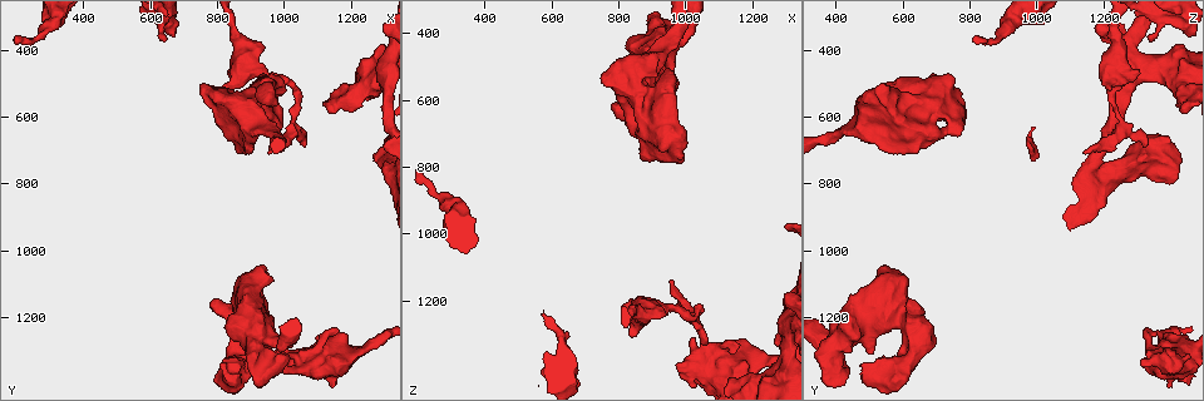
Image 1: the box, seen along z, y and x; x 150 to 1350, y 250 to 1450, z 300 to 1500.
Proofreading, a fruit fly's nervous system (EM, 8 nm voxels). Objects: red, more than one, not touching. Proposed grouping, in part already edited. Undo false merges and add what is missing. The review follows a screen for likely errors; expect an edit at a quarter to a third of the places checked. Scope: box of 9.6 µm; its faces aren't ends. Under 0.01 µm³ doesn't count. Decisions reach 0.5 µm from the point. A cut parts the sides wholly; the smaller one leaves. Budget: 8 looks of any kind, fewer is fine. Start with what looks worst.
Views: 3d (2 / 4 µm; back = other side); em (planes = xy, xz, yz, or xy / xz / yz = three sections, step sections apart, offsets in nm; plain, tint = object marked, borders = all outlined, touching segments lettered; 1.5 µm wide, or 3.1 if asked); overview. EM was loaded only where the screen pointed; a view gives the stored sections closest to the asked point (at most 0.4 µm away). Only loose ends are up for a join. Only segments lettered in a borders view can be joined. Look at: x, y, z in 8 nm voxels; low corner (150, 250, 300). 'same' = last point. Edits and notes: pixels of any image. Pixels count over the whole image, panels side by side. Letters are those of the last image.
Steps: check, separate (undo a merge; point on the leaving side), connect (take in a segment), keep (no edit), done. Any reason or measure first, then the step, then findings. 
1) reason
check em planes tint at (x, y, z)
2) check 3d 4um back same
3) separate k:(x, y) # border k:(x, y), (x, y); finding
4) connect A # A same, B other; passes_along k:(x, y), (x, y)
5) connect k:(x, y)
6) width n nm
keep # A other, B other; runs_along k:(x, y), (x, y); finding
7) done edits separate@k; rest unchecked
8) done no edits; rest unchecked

free end
check 3d 4um at (830, 470, 1300)

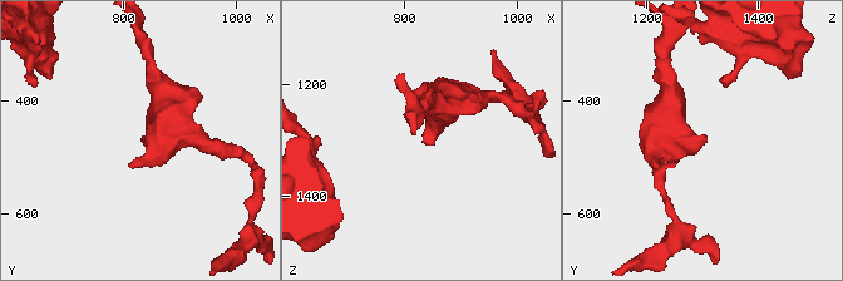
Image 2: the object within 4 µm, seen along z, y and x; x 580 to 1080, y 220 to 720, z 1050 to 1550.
check em planes plain at (840, 460, 1305)

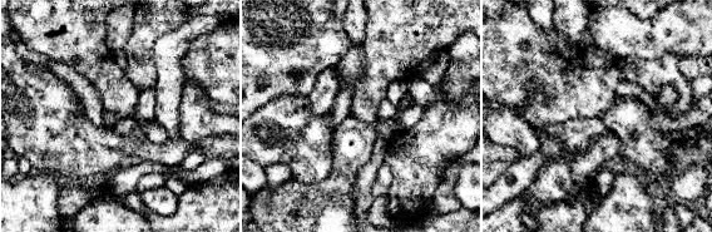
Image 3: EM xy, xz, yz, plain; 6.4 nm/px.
check em planes borders same

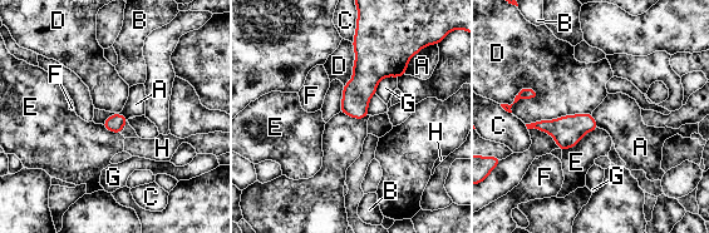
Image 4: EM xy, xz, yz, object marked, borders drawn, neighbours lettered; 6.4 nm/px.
keep # A other, B other, C other, D other, E other, F other, G other, H other; none of them fits

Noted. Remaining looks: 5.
check 3d 2um at (1060, 690, 1320)

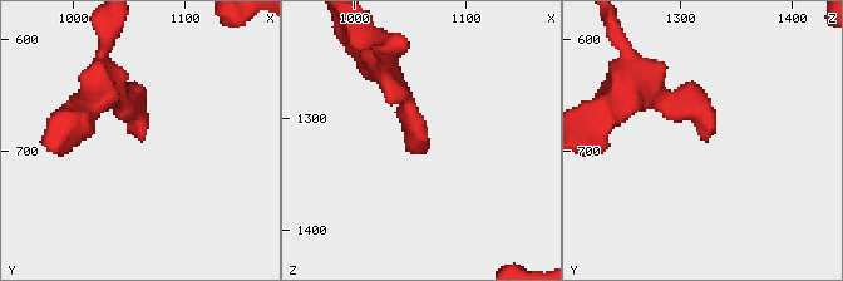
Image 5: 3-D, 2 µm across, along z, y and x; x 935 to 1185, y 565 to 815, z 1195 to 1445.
need the tissue
check em xz step 4 tint at (1060, 690, 1324)

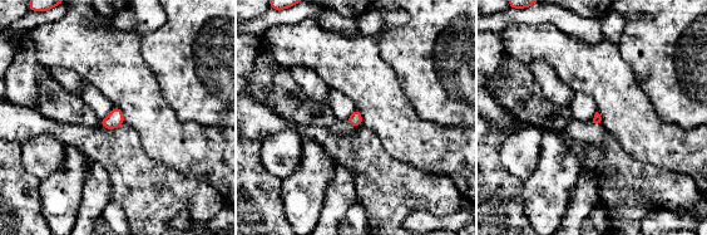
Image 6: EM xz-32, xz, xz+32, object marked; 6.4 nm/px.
another direction
check em planes borders same

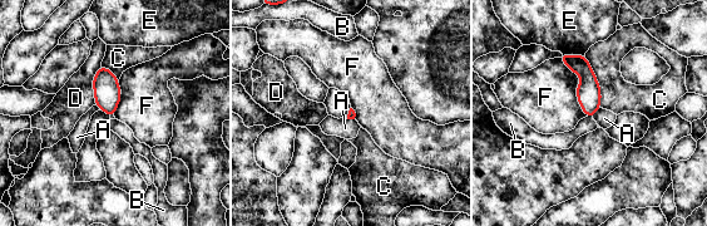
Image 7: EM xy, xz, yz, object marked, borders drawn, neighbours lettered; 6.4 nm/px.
keep # A other, B other, C other, D other, E other, F other; border 7:(587, 116), (592, 117); no lettered segment goes on from it

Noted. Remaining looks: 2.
branch stops here
check em planes borders at (790, 530, 490)

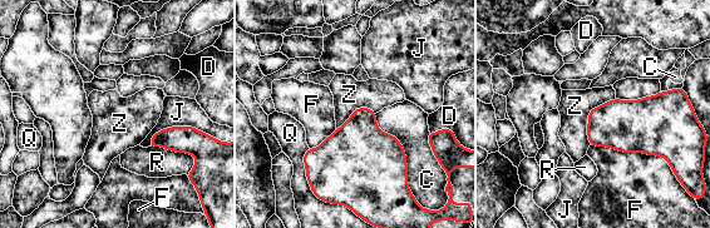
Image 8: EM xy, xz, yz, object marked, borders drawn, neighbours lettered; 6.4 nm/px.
keep # C other, D other, F other, J other, Q other, R other, Z other; border 8:(615, 98), (590, 110), (588, 144); none of them fits

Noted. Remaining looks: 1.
done no edits; rest unchecked

